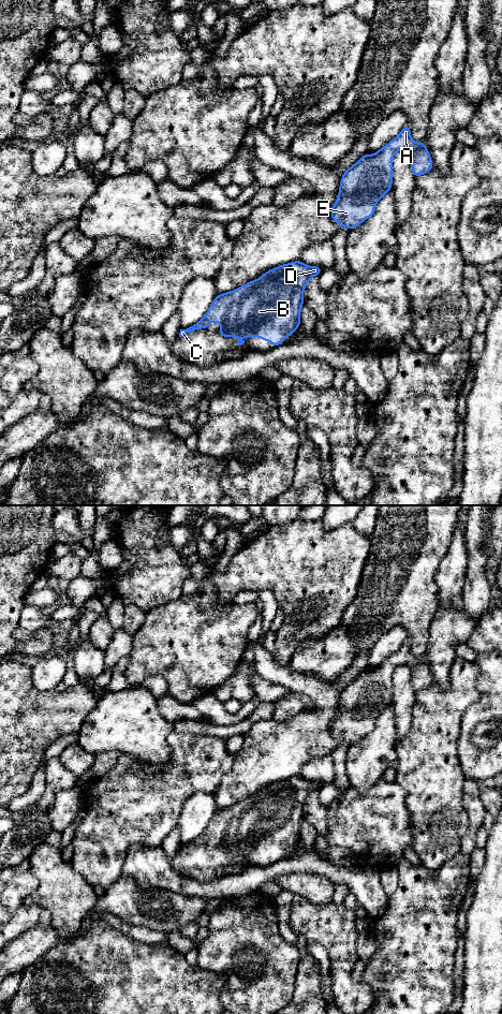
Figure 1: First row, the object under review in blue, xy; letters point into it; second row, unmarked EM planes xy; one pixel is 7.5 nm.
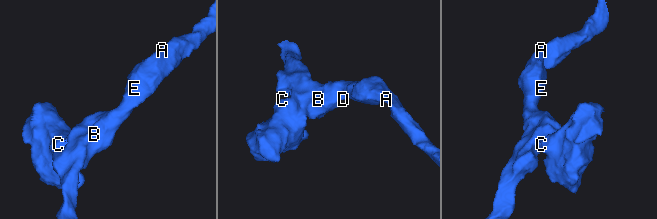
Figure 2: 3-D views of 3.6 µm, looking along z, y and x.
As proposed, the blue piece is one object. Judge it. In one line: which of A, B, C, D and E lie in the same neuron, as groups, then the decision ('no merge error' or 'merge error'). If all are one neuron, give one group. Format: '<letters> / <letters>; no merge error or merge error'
A B C D E; no merge error

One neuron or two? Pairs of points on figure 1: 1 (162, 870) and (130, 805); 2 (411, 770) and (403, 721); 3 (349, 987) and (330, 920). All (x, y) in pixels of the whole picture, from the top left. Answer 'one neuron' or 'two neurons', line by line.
1: two neurons
2: two neurons
3: one neuron

